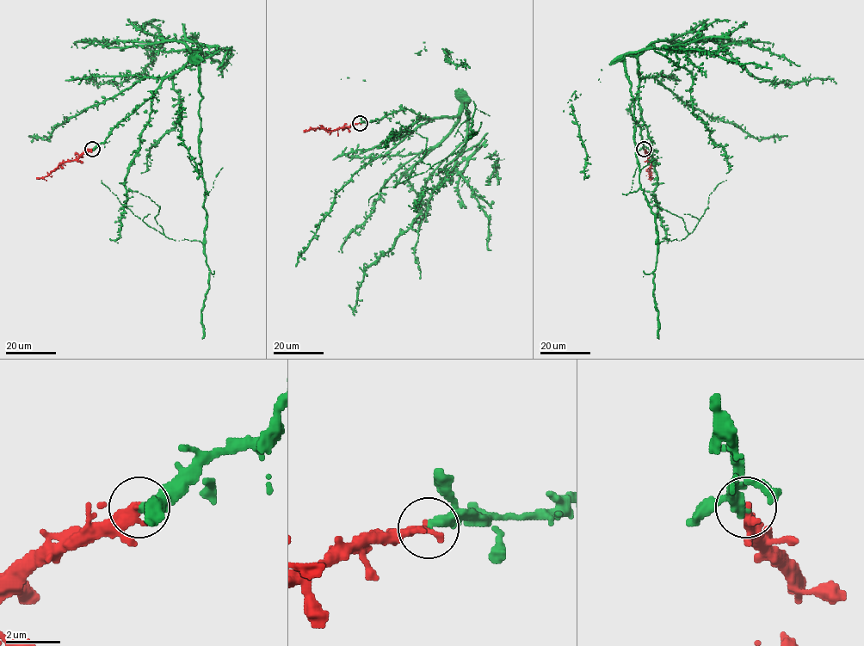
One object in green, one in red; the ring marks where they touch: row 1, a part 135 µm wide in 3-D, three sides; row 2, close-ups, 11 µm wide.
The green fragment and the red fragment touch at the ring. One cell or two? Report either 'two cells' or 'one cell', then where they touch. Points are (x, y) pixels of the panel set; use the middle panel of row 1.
one cell; place (360, 123)

